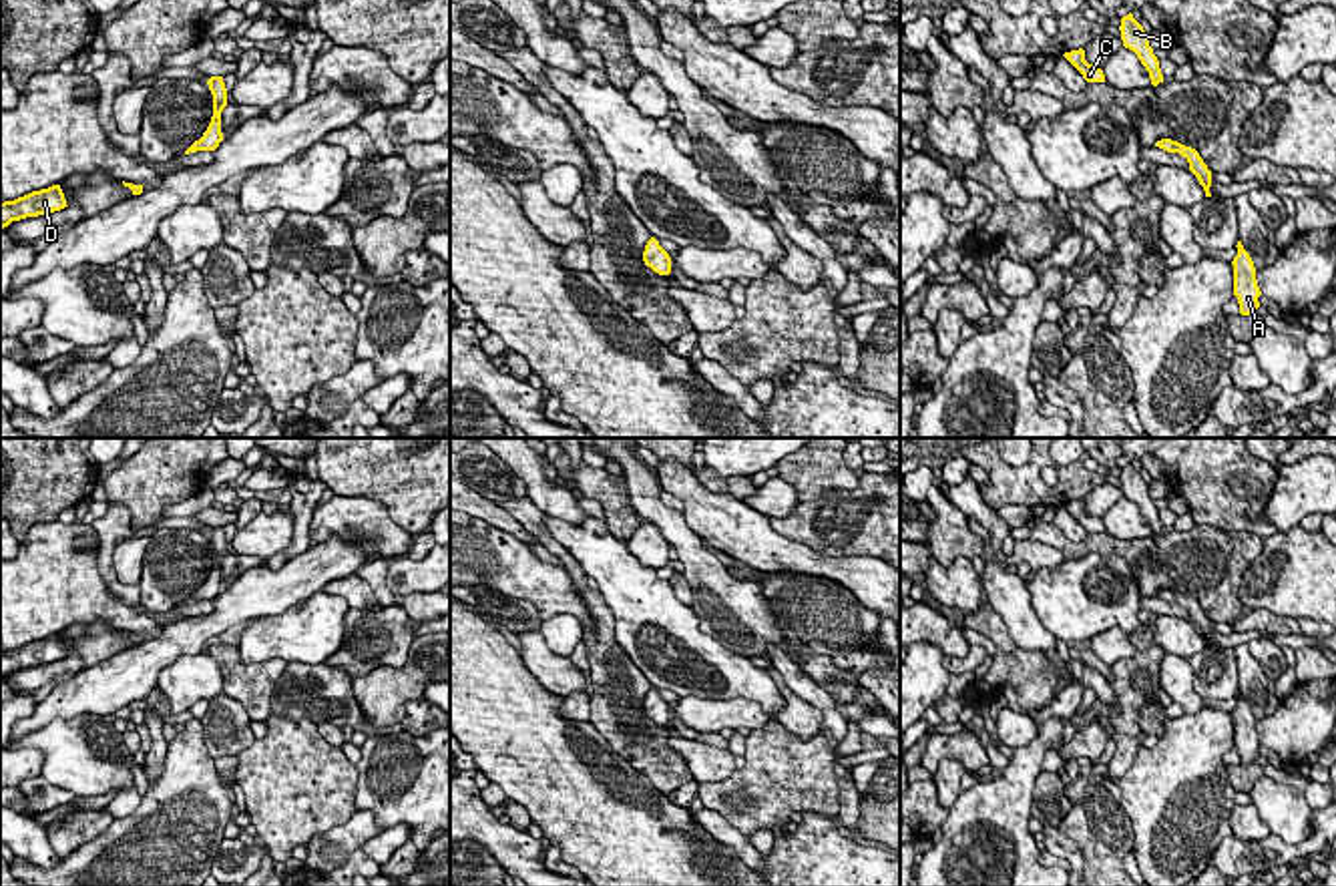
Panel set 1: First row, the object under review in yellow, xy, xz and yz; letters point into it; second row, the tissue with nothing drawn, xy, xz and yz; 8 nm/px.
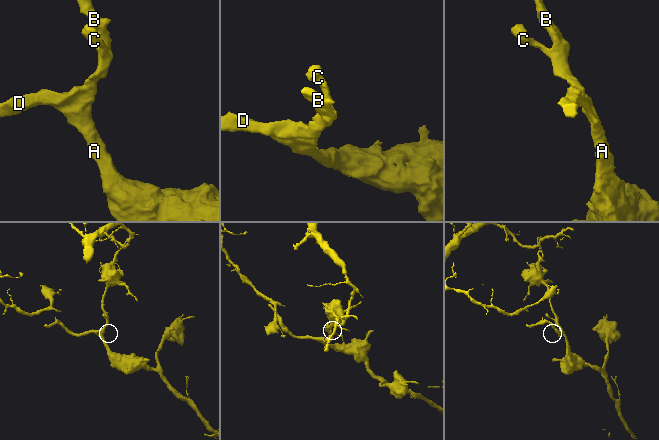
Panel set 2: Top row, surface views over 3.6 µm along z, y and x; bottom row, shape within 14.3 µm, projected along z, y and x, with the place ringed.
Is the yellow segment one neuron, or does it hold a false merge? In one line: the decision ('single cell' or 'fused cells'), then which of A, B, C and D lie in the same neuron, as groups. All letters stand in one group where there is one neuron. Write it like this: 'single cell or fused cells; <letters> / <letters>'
fused cells; A D / B C

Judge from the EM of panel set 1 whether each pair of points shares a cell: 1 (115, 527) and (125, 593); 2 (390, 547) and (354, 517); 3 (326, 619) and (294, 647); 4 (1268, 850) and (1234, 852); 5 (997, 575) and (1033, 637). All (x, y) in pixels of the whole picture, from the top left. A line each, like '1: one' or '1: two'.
1: one
2: one
3: one
4: one
5: one

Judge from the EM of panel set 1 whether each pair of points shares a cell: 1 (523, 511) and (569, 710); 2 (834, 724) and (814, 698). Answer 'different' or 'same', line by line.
1: different
2: same

